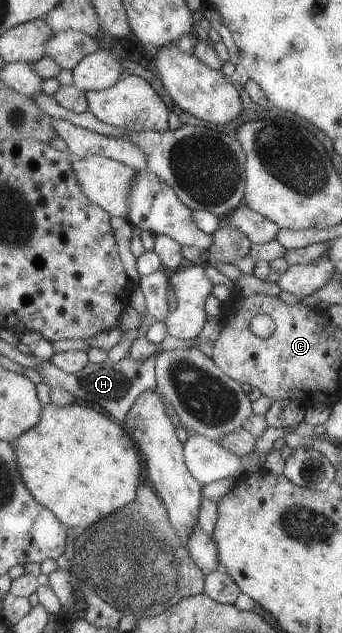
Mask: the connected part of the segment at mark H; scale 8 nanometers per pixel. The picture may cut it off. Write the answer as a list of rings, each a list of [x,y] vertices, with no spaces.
[[[161,348],[158,351],[154,351],[144,361],[134,361],[130,355],[126,355],[118,362],[107,360],[98,364],[88,362],[85,367],[75,373],[65,373],[49,361],[38,363],[32,369],[38,371],[38,375],[42,377],[42,383],[49,389],[54,387],[64,389],[74,397],[76,402],[92,405],[122,425],[123,420],[126,418],[126,413],[132,407],[132,403],[136,401],[136,397],[144,391],[155,389],[154,359],[162,351],[164,350]]]

